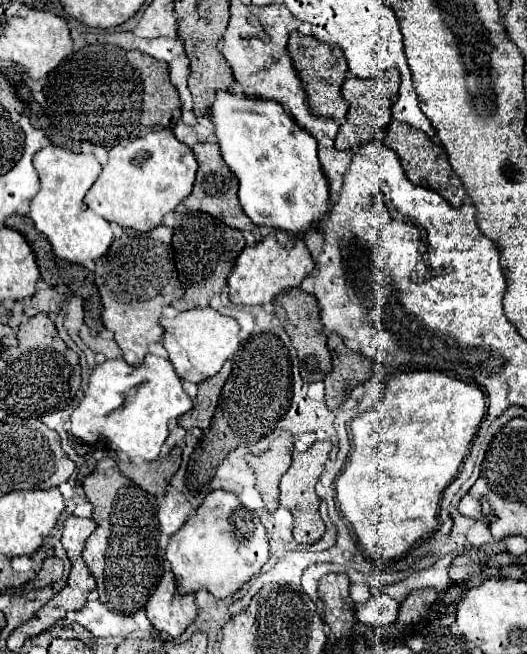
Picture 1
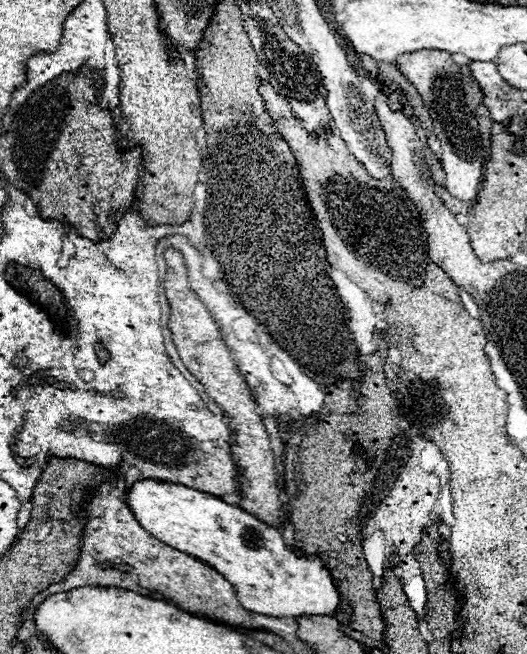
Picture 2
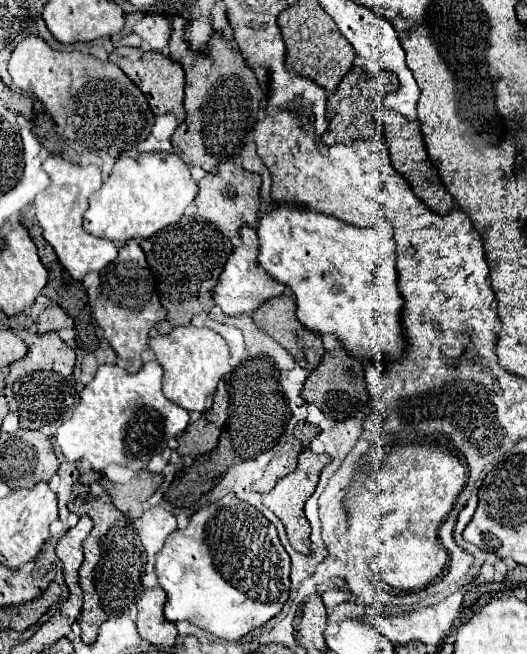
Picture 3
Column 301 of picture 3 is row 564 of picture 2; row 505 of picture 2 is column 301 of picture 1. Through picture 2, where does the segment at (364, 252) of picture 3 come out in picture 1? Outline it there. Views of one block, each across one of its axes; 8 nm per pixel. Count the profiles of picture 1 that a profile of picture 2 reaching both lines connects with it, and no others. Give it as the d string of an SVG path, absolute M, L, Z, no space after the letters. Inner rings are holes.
M218 90L210 106L210 120L216 130L220 152L228 168L238 178L238 198L254 224L266 224L282 230L292 230L296 236L308 228L316 226L316 220L328 210L328 182L320 174L320 162L316 154L316 140L312 134L304 132L294 118L274 100L264 100L256 96L236 96L230 90Z

